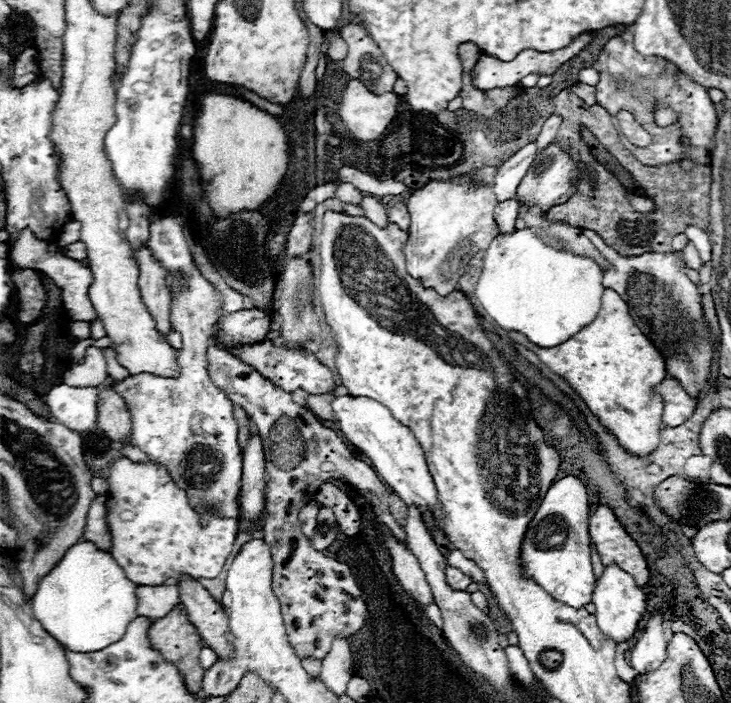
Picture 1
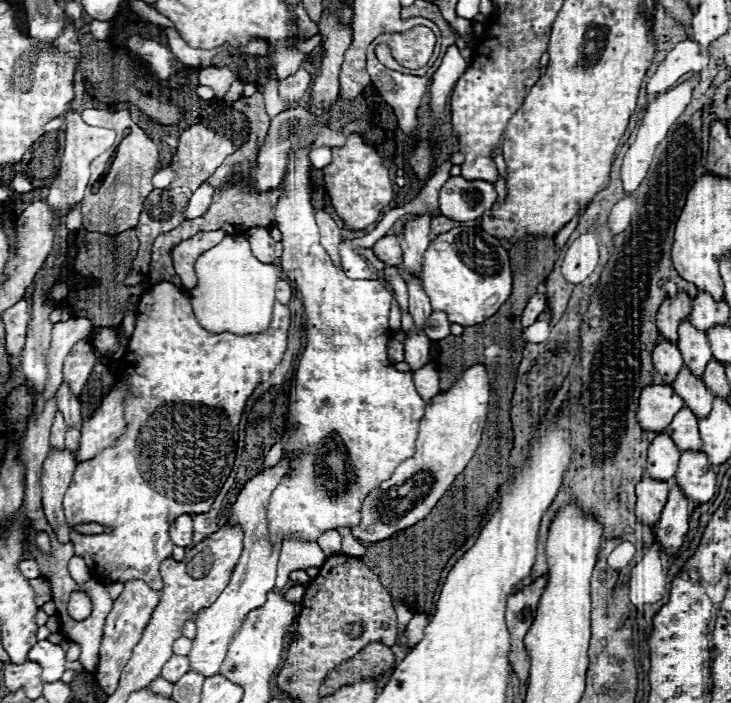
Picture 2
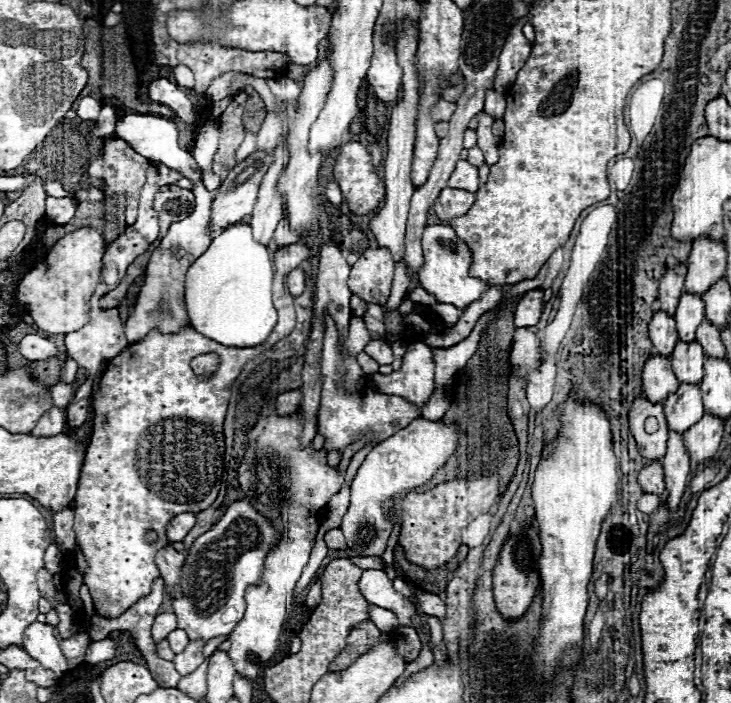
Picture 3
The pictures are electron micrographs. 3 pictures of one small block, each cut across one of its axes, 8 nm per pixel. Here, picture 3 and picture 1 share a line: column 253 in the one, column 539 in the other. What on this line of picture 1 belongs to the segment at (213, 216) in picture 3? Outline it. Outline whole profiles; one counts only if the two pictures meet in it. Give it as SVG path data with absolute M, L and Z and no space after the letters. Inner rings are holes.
M550 144L546 150L542 150L536 156L534 164L522 178L522 184L518 186L518 192L516 192L518 202L520 206L532 204L532 206L538 206L542 212L548 212L552 206L564 204L576 192L576 184L574 184L576 176L578 176L578 170L576 170L574 160L566 152L562 152L558 144Z

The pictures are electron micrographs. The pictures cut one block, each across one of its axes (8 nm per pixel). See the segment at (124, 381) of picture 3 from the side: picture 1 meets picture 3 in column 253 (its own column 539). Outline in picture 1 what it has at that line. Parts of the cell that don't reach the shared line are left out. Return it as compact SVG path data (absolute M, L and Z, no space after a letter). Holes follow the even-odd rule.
M604 290L602 308L594 322L558 348L538 348L520 332L508 332L508 336L512 342L532 350L548 370L558 374L626 452L632 456L656 452L664 404L660 396L654 396L654 386L666 378L664 358L634 324L626 302L614 290Z

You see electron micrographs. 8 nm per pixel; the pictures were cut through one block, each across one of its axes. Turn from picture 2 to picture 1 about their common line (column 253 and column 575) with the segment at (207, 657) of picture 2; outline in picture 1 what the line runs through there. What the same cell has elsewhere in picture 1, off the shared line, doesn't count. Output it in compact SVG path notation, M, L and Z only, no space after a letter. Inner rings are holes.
M566 476L558 480L542 498L542 504L530 520L520 548L524 576L532 578L538 586L542 586L554 600L572 608L584 608L588 602L592 602L596 582L590 562L588 504L590 500L586 486L578 478Z

